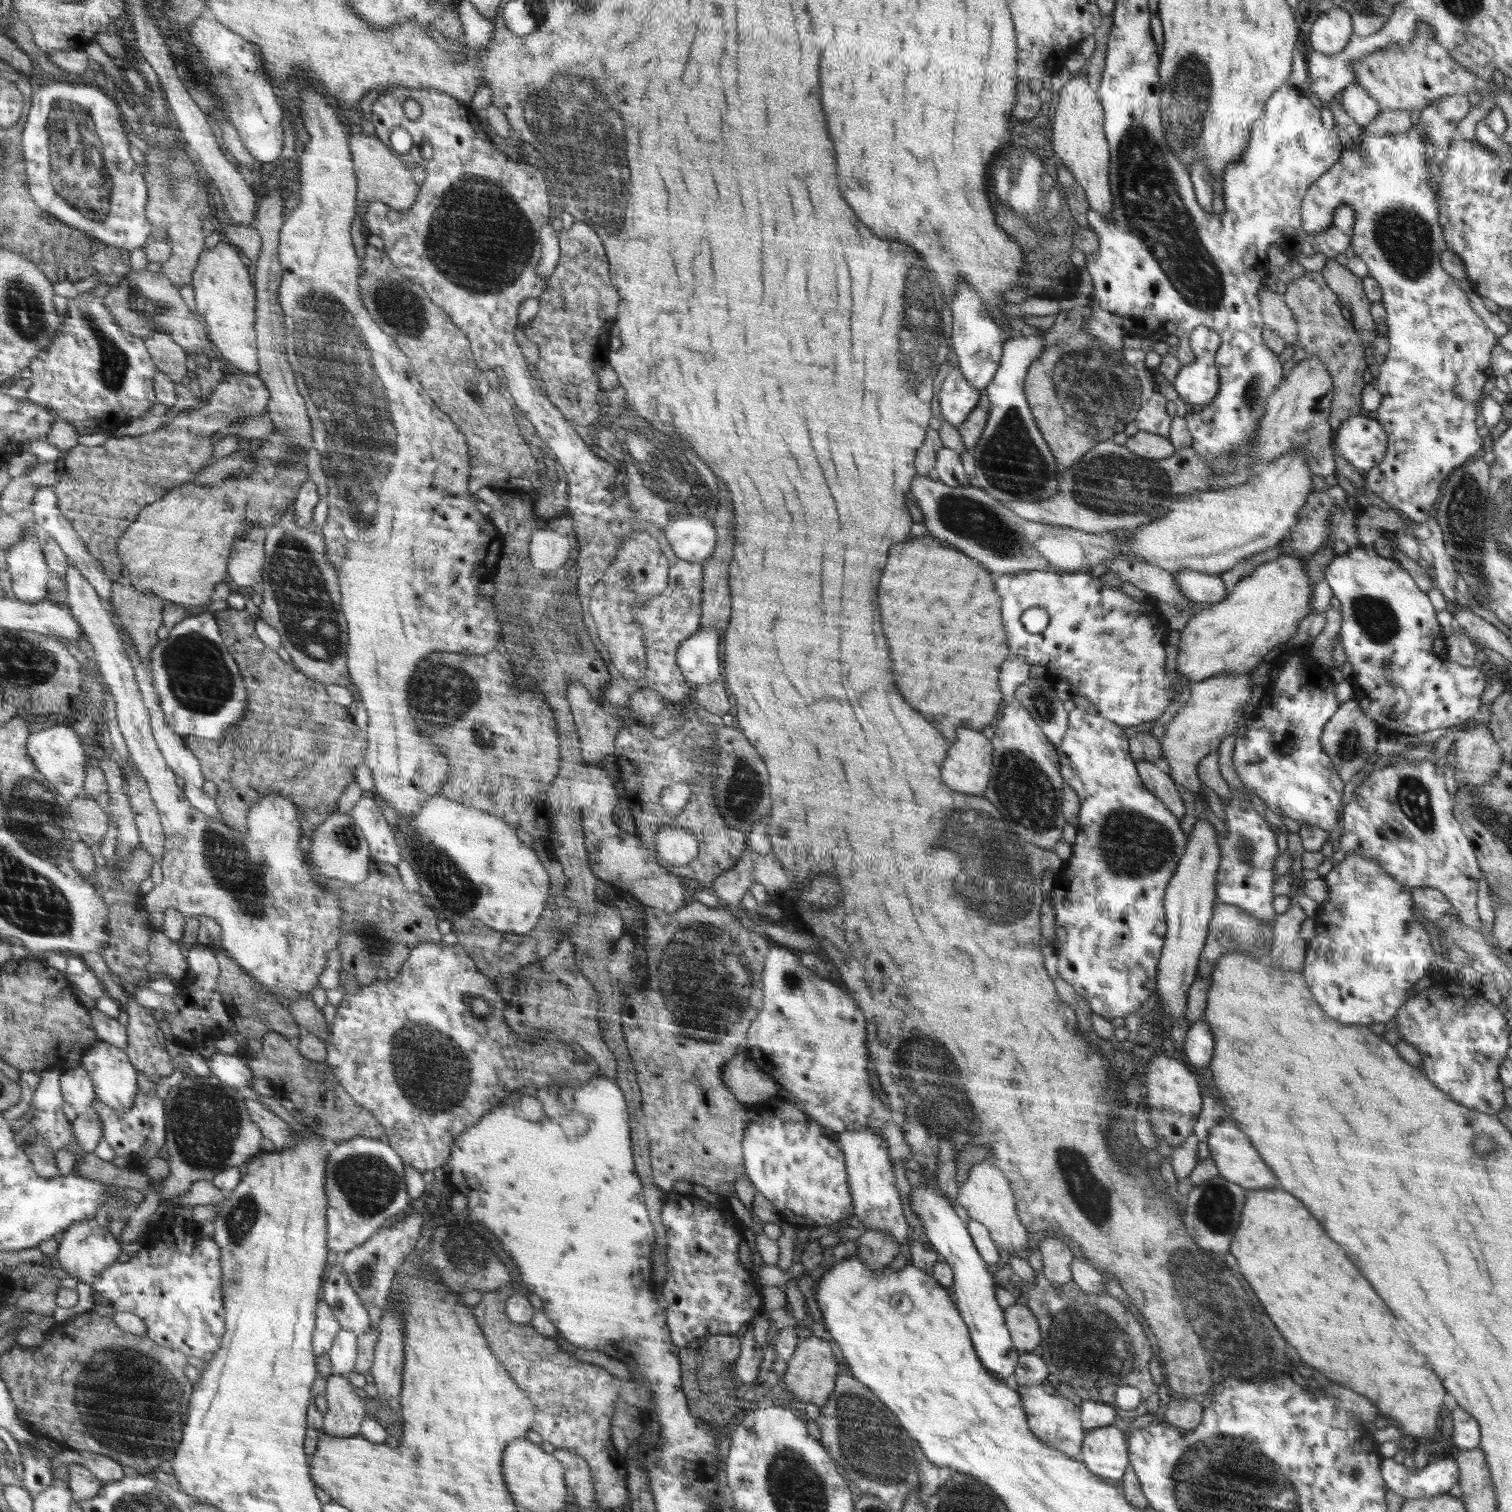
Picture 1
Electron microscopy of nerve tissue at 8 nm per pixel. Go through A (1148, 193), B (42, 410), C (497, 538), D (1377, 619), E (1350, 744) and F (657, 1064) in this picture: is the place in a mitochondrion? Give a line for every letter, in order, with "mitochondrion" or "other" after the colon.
A: mitochondrion
B: other
C: other
D: mitochondrion
E: mitochondrion
F: other

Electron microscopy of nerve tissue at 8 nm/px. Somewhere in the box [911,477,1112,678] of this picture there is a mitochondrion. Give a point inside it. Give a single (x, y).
(969, 517)

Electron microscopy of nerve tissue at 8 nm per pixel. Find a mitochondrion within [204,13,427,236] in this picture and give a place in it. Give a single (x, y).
(235, 92)

